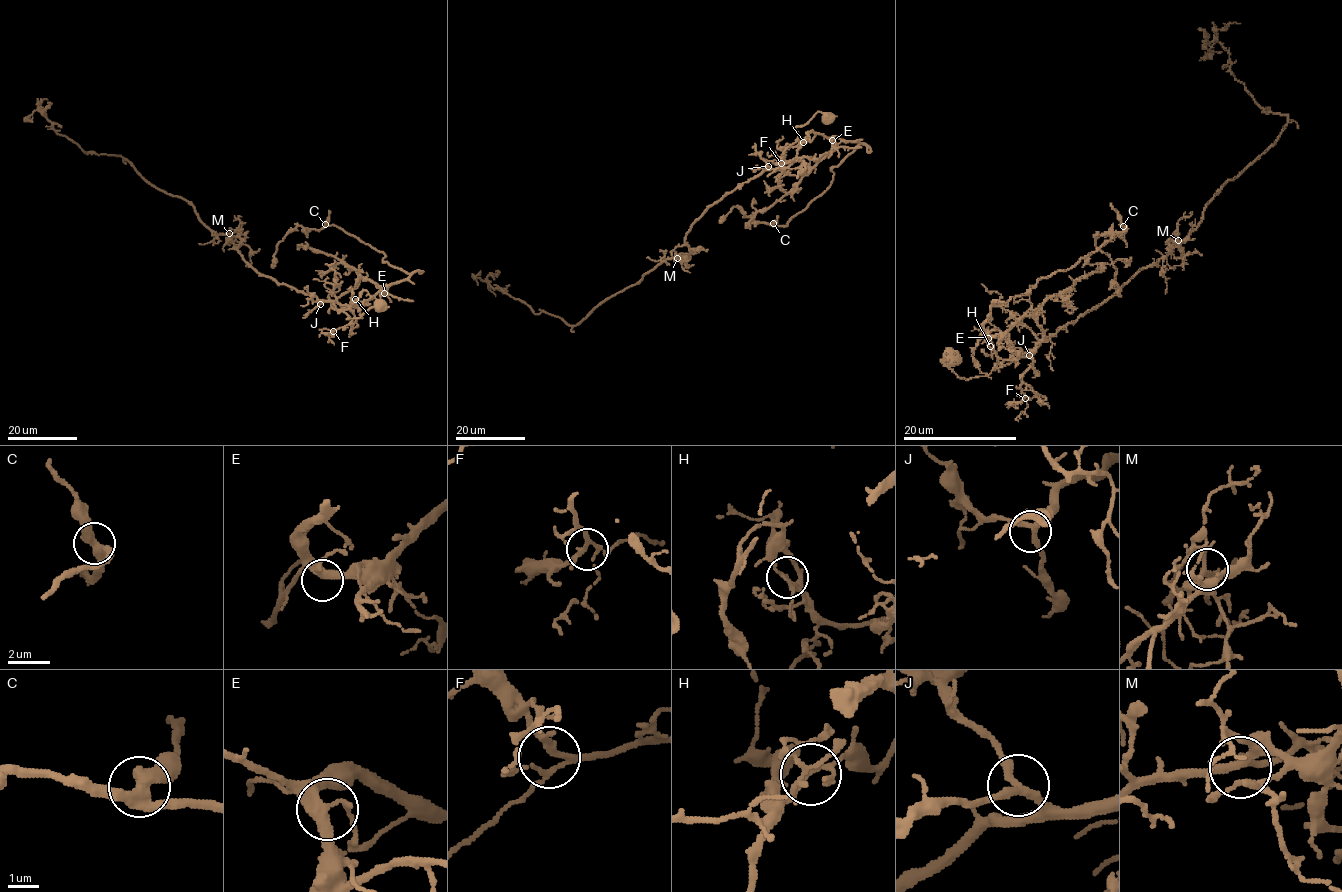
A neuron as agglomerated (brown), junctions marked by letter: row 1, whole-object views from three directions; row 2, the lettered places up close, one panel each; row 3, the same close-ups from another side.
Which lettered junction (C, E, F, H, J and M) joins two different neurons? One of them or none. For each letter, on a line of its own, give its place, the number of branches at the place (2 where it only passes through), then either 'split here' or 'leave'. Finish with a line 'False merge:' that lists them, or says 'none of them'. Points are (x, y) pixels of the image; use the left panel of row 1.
C: at (325, 224); 3 branches meet; leave
E: at (384, 293); 3 branches meet; leave
F: at (333, 331); 4 branches meet; leave
H: at (355, 299); 3 branches meet; split here
J: at (320, 304); 3 branches meet; leave
M: at (229, 233); 3 branches meet; leave
False merge: H

